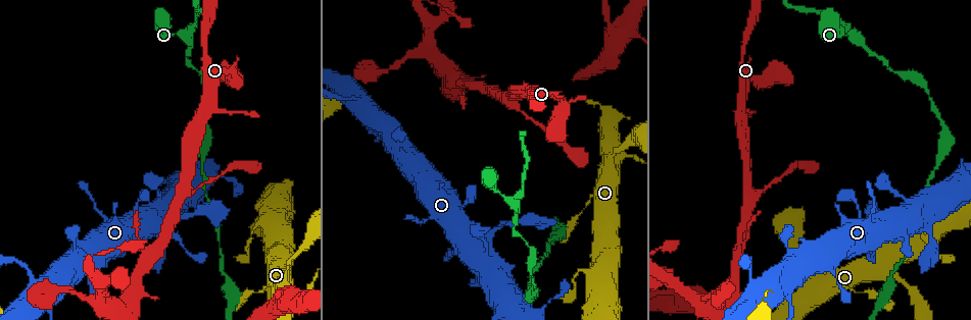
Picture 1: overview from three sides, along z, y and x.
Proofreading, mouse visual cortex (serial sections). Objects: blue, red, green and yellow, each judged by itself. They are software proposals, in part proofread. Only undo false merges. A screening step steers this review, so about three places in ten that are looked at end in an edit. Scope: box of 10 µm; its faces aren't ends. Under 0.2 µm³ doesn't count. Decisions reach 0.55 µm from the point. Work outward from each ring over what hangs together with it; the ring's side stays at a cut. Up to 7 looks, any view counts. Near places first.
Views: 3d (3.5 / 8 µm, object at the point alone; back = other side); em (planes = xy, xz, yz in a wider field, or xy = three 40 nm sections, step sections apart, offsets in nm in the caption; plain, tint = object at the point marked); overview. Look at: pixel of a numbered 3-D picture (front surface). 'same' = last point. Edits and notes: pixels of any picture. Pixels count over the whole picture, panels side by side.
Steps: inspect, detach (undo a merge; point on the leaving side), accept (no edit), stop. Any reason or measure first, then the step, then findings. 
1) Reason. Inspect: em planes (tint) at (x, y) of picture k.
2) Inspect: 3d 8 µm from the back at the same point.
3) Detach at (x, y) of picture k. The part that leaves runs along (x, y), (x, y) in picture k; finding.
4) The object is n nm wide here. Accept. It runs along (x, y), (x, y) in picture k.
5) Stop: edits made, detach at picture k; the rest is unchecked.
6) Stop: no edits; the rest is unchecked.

A narrow waist. Inspect: em xy step 5 (tint) at (752, 284) of picture 1.

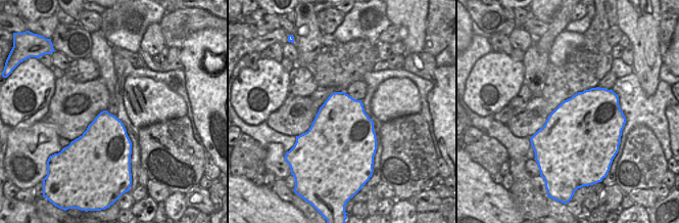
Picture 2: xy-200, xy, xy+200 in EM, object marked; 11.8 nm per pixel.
Wider look. Inspect: 3d 3.5 µm at the same point.

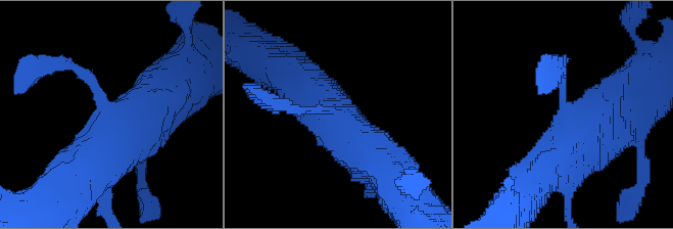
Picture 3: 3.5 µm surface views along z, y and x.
Accept. It runs along (390, 173), (346, 133), (308, 89) in picture 3; all the same cell.

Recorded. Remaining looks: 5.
Abrupt turn. Inspect: 3d 3.5 µm at (455, 82) of picture 1.

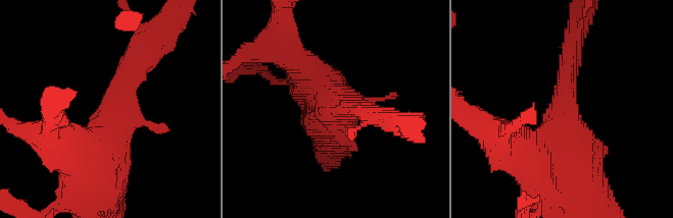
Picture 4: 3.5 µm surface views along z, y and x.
Shape alone is not enough. Inspect: em xy step 1 (tint) at (563, 125) of picture 4.

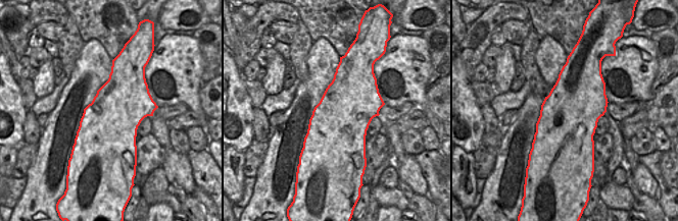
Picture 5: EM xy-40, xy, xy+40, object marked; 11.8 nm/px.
Accept. One cell here.

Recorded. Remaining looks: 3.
Abrupt turn. Inspect: 3d 8 µm at (103, 281) of picture 1.

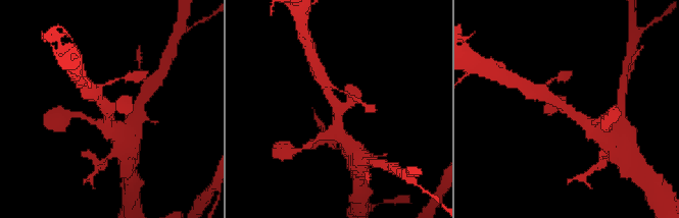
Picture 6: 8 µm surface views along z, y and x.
Inspect: 3d 3.5 µm at the same point.

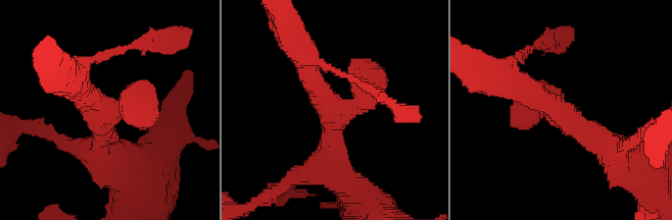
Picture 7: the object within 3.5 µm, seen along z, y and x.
3 arms meet here; the arms are 350, 350, 400 nm wide. Inspect: em xy step 5 (tint) at (332, 112) of picture 7.

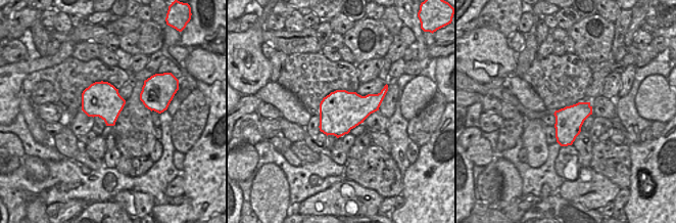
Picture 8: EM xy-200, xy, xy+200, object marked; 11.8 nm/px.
Accept. All the same cell.

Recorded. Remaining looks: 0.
Stop: no edits; the rest is unchecked.

